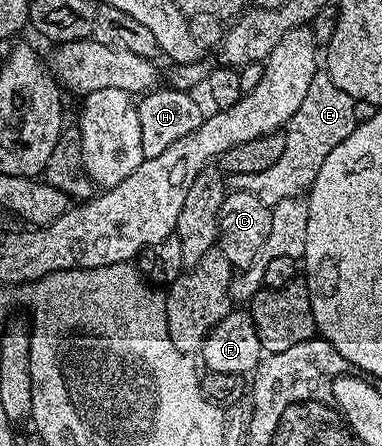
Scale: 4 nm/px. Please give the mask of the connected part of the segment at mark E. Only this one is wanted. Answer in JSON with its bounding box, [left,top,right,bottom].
[231,74,356,205]

